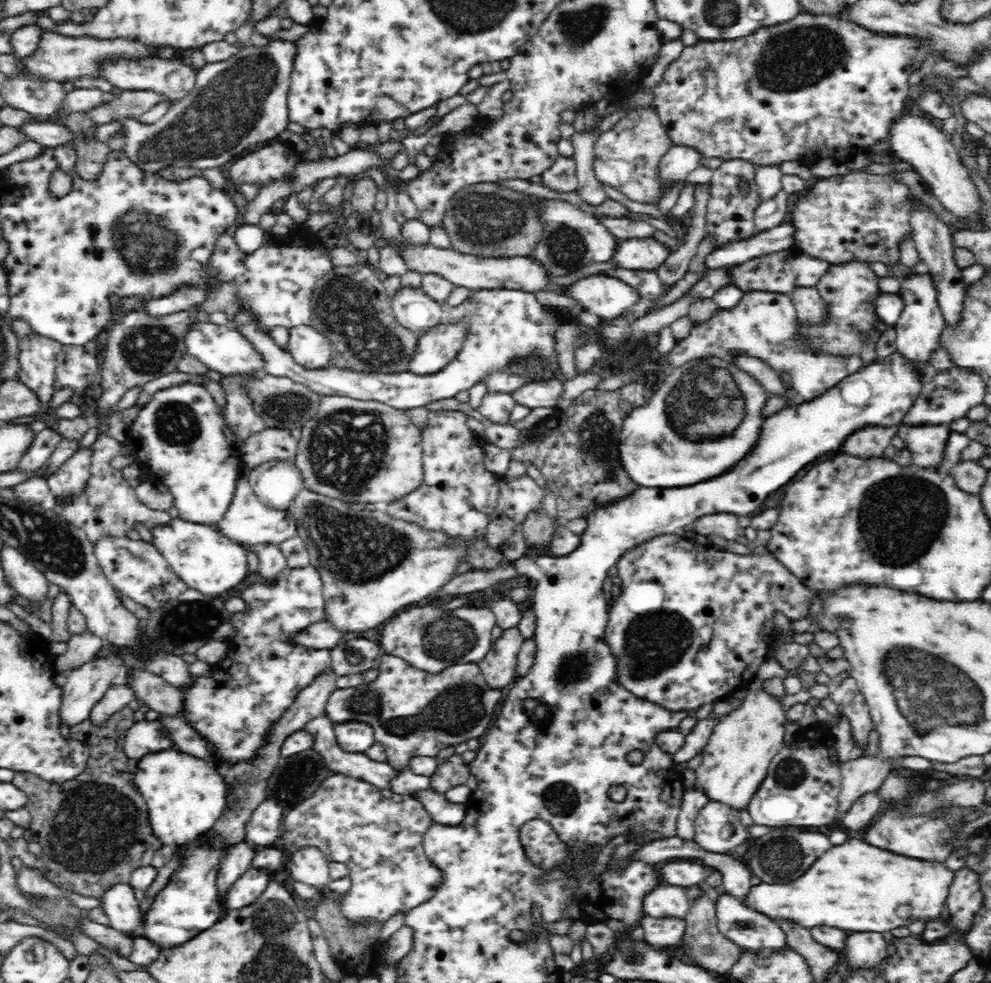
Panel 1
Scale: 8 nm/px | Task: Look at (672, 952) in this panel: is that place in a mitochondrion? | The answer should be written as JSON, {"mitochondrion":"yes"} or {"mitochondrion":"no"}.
{"mitochondrion":"no"}

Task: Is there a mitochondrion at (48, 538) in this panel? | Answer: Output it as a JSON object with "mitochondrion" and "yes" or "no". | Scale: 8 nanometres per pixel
{"mitochondrion":"yes"}

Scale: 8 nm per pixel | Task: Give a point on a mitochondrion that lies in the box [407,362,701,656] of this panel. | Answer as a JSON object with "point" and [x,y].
{"point":[599,433]}

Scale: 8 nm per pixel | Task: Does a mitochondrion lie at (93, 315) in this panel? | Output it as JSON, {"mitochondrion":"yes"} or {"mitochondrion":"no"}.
{"mitochondrion":"no"}

